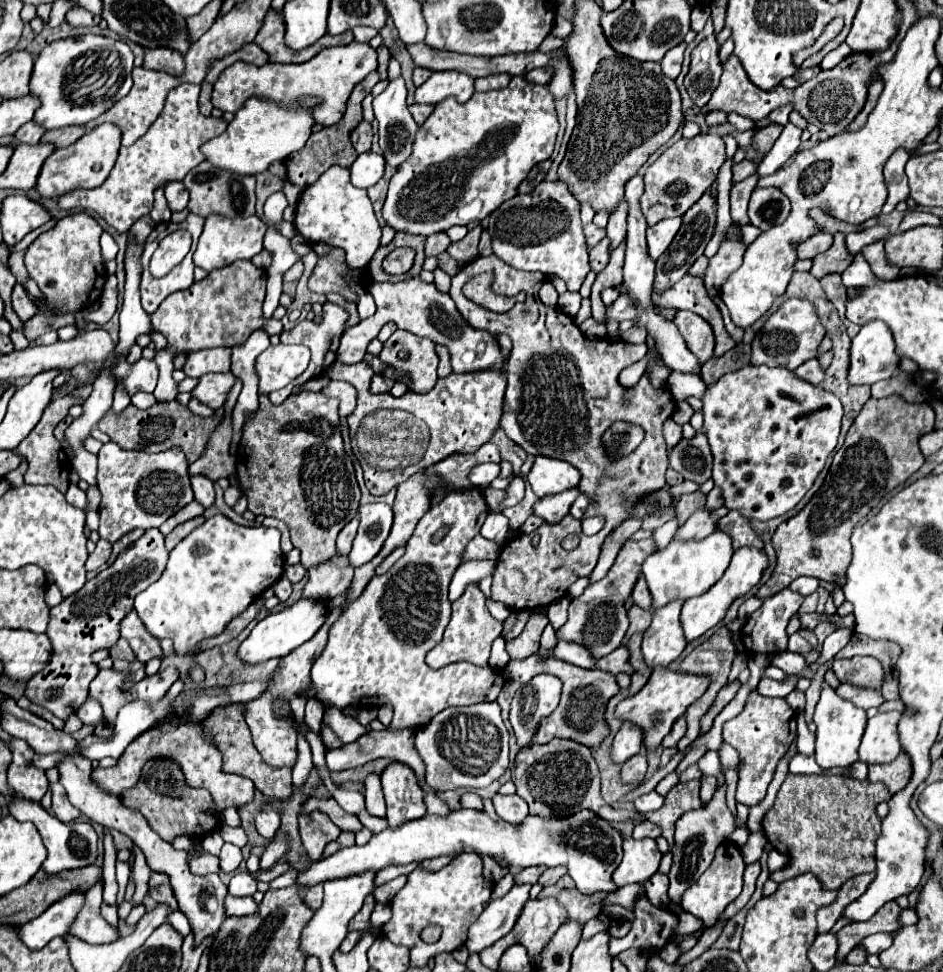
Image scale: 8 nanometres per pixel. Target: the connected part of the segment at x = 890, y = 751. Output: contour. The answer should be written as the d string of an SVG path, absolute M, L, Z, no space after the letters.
M897 711L877 713L867 721L865 735L859 747L859 761L867 765L891 763L901 753L897 741Z

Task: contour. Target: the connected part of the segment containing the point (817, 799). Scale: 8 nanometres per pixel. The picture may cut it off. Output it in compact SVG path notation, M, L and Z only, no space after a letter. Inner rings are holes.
M789 773L785 783L781 785L775 805L763 817L763 831L769 843L783 855L789 857L789 863L771 873L771 879L783 883L799 873L815 873L815 877L823 883L825 889L839 889L849 877L857 873L871 873L875 869L873 845L881 833L881 819L875 815L875 807L881 801L889 801L889 791L881 783L855 781L843 775L793 775Z

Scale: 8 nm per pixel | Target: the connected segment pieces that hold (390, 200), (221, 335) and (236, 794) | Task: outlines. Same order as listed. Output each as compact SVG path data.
M513 77L505 89L473 93L467 103L457 103L453 97L435 105L435 111L419 127L413 143L413 153L403 167L397 169L389 183L383 217L395 231L413 235L433 235L447 231L453 225L481 223L501 203L517 195L519 183L527 177L533 165L551 157L559 121L553 95L545 85L527 83L523 77Z
M235 261L229 267L213 269L205 279L195 281L193 287L169 295L159 309L151 315L153 327L165 335L167 347L157 351L155 363L159 369L159 383L153 391L159 401L171 401L177 397L177 385L173 381L173 358L179 353L193 353L213 347L237 347L243 345L249 335L265 327L261 317L261 305L265 299L265 269L255 267L251 261Z
M169 715L165 721L161 721L161 725L157 723L153 729L147 729L145 733L141 733L133 743L129 743L125 753L117 759L115 767L93 769L93 775L91 775L93 783L99 789L103 789L105 793L121 795L125 789L137 785L143 765L151 759L171 759L171 761L175 761L181 767L189 787L205 787L211 793L217 813L221 813L227 807L247 805L255 797L257 789L255 789L253 781L247 781L245 777L229 775L229 773L223 771L221 749L205 737L203 721L191 721L189 715Z

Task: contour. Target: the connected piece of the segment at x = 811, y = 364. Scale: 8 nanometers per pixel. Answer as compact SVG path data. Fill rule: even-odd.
M809 359L805 361L803 365L799 365L795 371L793 371L799 379L805 379L813 385L819 385L823 381L823 369L819 367L819 361L817 359Z

